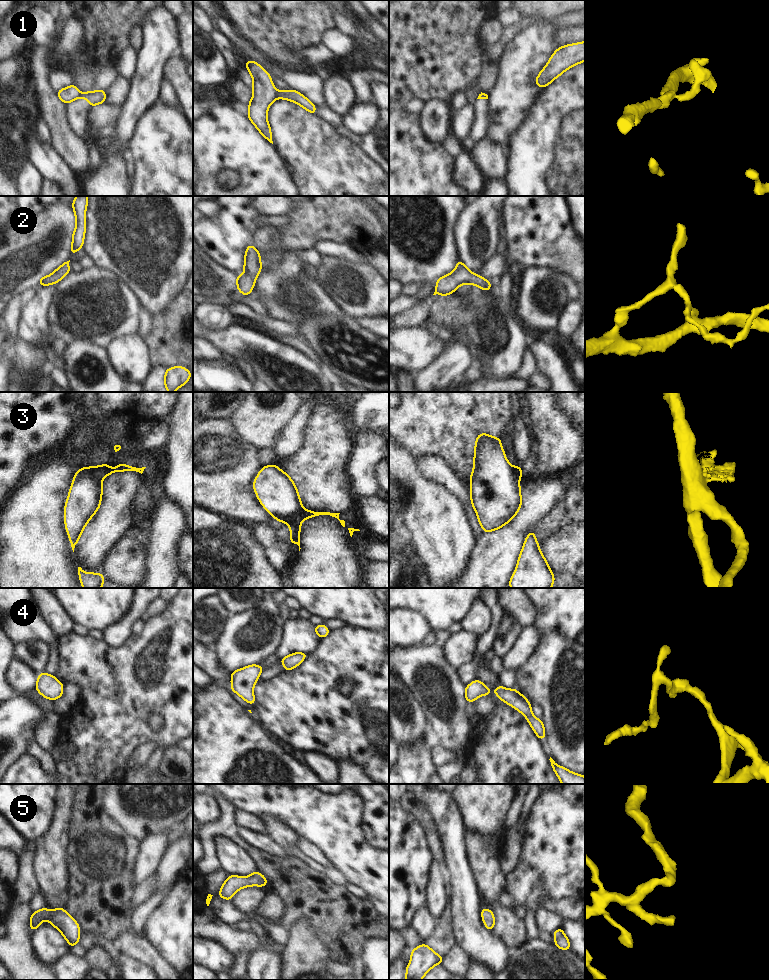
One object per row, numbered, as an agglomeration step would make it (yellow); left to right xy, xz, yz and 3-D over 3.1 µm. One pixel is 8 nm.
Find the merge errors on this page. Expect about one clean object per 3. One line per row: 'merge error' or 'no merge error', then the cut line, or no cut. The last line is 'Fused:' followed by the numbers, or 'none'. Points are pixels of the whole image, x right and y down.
1: merge error; cut in xz along (277, 90), (276, 97)
2: no merge error; no cut
3: merge error; cut in xz along (302, 509), (295, 515), (287, 516), (281, 520)
4: no merge error; no cut
5: no merge error; no cut
Fused: 1, 3

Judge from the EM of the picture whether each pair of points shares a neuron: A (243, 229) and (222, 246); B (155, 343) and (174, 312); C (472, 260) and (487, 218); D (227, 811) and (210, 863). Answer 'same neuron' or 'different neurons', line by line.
A: same neuron
B: same neuron
C: same neuron
D: same neuron

